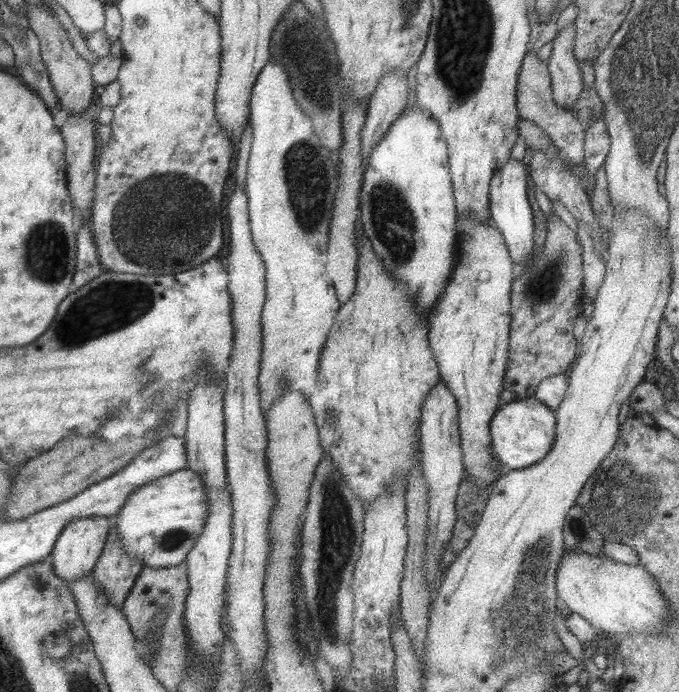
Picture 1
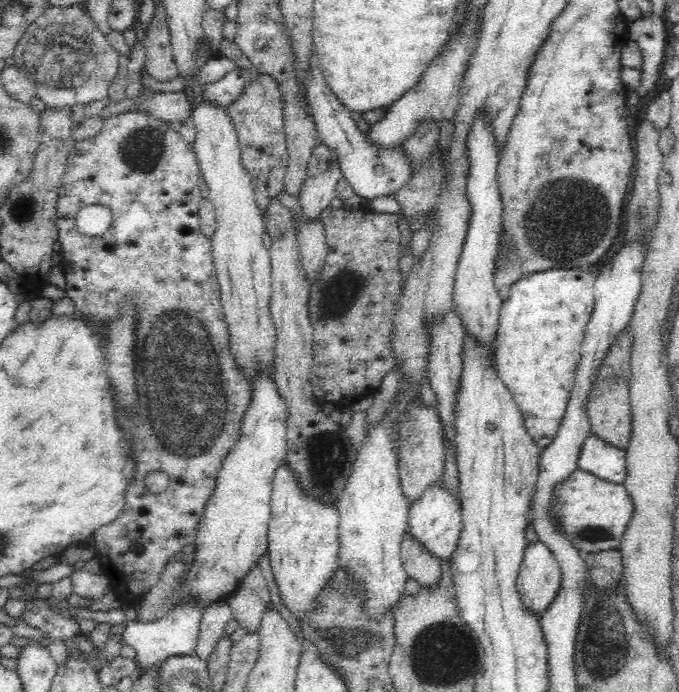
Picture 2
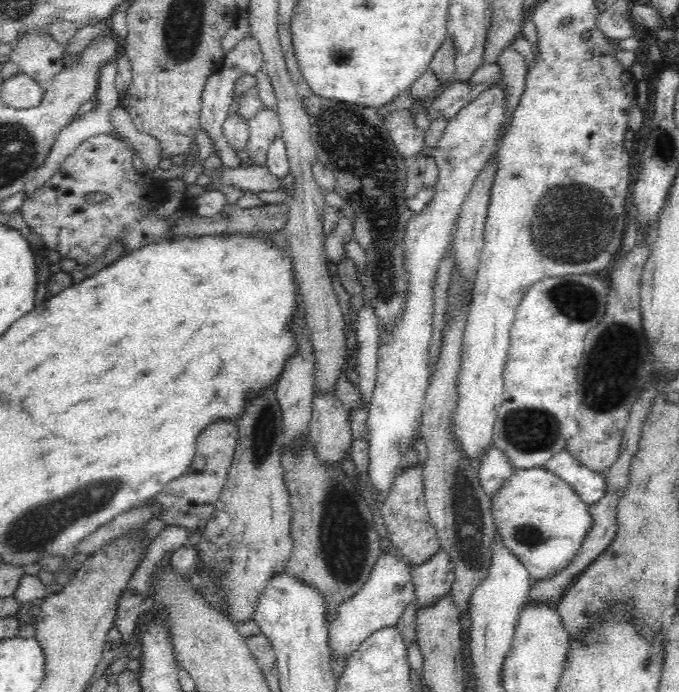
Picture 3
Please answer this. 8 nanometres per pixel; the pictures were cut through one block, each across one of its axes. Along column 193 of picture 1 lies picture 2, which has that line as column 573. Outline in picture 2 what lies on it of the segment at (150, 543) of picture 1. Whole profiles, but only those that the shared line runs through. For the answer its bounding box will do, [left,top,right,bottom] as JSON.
[552,467,635,559]

